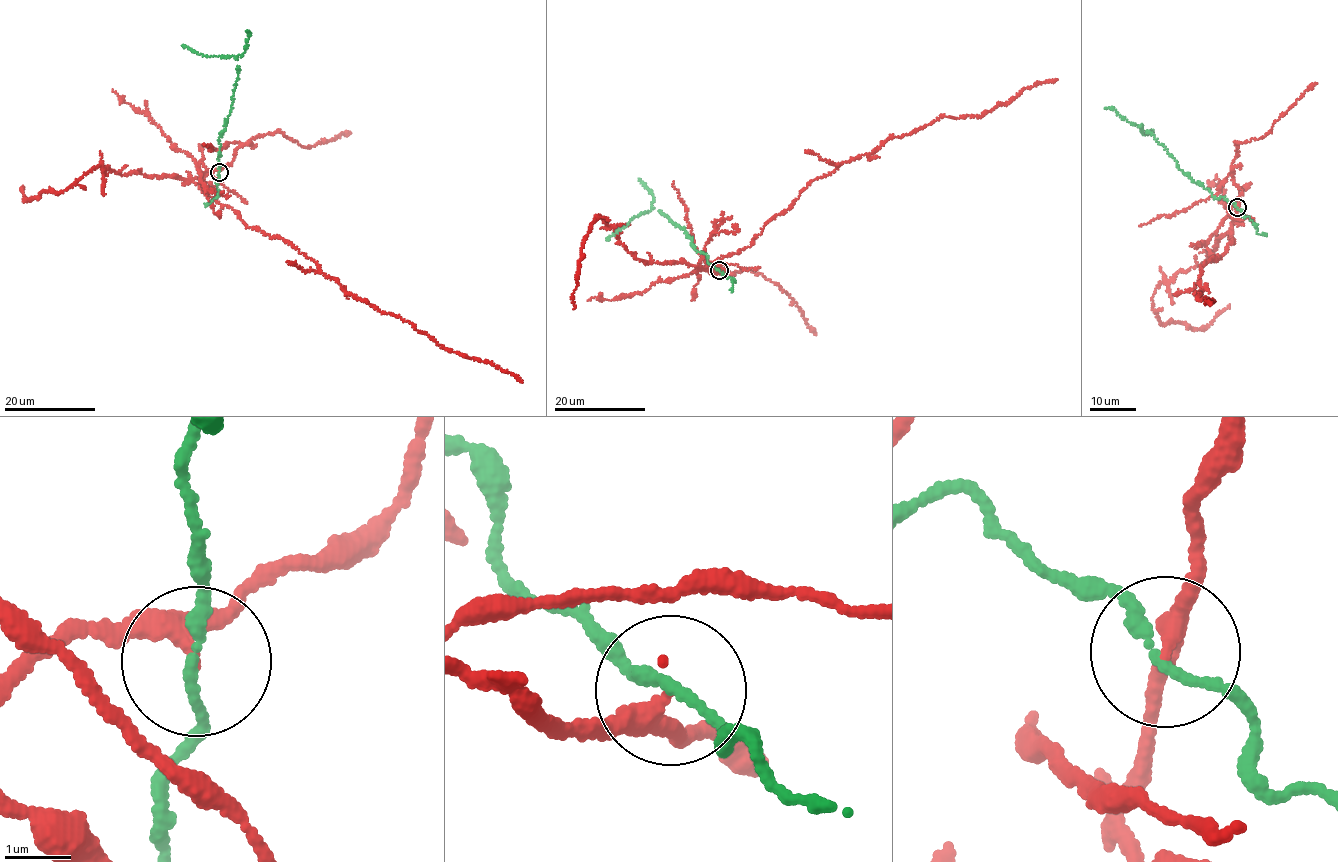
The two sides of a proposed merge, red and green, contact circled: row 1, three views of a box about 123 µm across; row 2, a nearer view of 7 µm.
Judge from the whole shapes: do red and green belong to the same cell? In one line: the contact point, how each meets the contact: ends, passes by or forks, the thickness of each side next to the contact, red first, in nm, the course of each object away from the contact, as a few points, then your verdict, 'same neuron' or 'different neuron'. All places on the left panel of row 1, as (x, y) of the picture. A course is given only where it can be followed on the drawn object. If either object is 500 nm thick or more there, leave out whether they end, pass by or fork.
(219, 172) | red passes by | green passes by | 240/150 nm | red via (219, 172), (210, 170), (194, 182), (245, 225), (283, 239), (344, 291), (522, 383) | green via (219, 172), (218, 141), (232, 104), (239, 73), (236, 60), (232, 56), (206, 57), (182, 45) | different neuron

